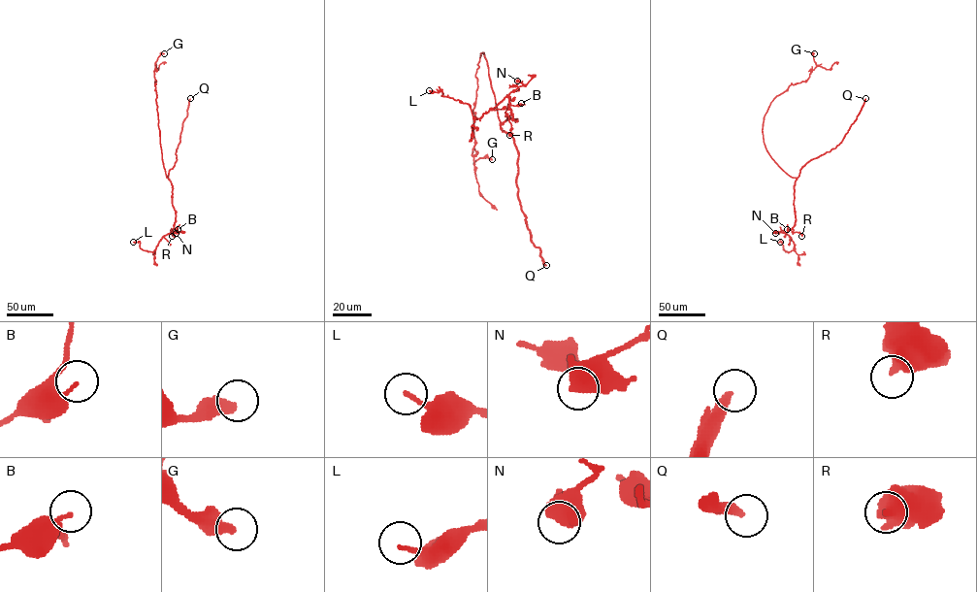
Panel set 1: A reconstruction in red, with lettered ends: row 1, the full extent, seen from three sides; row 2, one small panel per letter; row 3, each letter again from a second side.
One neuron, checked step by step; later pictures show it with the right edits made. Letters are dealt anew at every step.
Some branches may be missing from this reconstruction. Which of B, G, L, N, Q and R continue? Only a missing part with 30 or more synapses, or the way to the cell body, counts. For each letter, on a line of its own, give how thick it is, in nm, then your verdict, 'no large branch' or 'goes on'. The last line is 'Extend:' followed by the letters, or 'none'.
B: 200 nm | no large branch
G: 420 nm | no large branch
L: 130 nm | no large branch
N: 750 nm | no large branch
Q: 280 nm | goes on
R: 480 nm | no large branch
Extend: Q

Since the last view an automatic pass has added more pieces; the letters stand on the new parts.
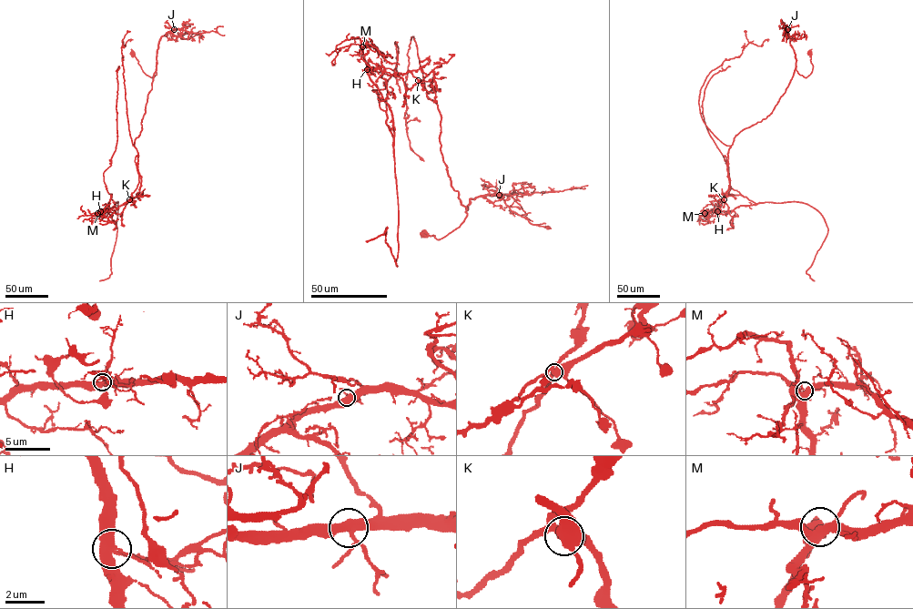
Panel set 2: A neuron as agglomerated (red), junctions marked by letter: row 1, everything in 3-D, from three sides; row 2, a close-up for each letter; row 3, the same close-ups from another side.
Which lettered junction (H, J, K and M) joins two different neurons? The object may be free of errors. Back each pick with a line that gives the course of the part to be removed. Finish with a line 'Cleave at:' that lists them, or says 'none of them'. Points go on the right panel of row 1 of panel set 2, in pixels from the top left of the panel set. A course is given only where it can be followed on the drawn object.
K: foreign part runs (724, 199), (720, 210), (733, 194), (756, 203), (803, 202), (817, 210), (827, 232), (806, 271), (814, 280)
Cleave at: K

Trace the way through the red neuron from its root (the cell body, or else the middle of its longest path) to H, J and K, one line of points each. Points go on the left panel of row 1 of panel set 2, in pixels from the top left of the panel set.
H: (132, 54), (147, 75), (157, 69), (134, 145), (141, 186), (115, 210), (111, 194), (116, 205), (100, 211)
J: (132, 54), (142, 71), (153, 77), (157, 75), (159, 39), (174, 29)
K: (132, 54), (145, 74), (157, 75), (157, 69), (134, 145), (141, 186), (137, 196), (129, 199)

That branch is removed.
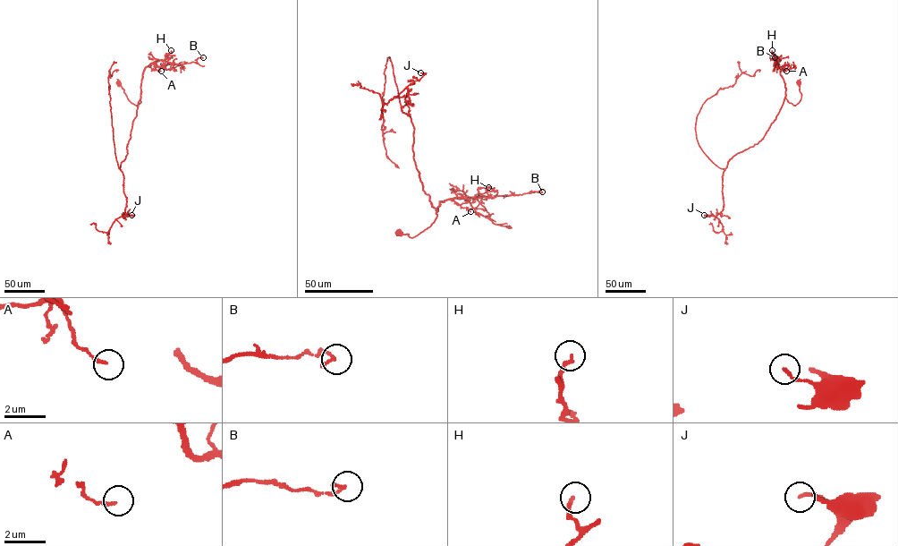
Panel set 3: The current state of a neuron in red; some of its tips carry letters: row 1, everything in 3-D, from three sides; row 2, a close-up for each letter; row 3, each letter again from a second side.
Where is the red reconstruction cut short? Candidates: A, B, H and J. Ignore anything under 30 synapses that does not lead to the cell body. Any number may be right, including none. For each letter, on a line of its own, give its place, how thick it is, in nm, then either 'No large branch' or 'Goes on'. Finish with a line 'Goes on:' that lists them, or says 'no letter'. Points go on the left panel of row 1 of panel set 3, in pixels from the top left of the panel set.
A: Place: (161, 71). Thickness 140 nm. No large branch
B: Place: (203, 57). Thickness 160 nm. No large branch
H: Place: (171, 50). Thickness 180 nm. No large branch
J: Place: (131, 215). Thickness 140 nm. No large branch
Goes on: no letter

